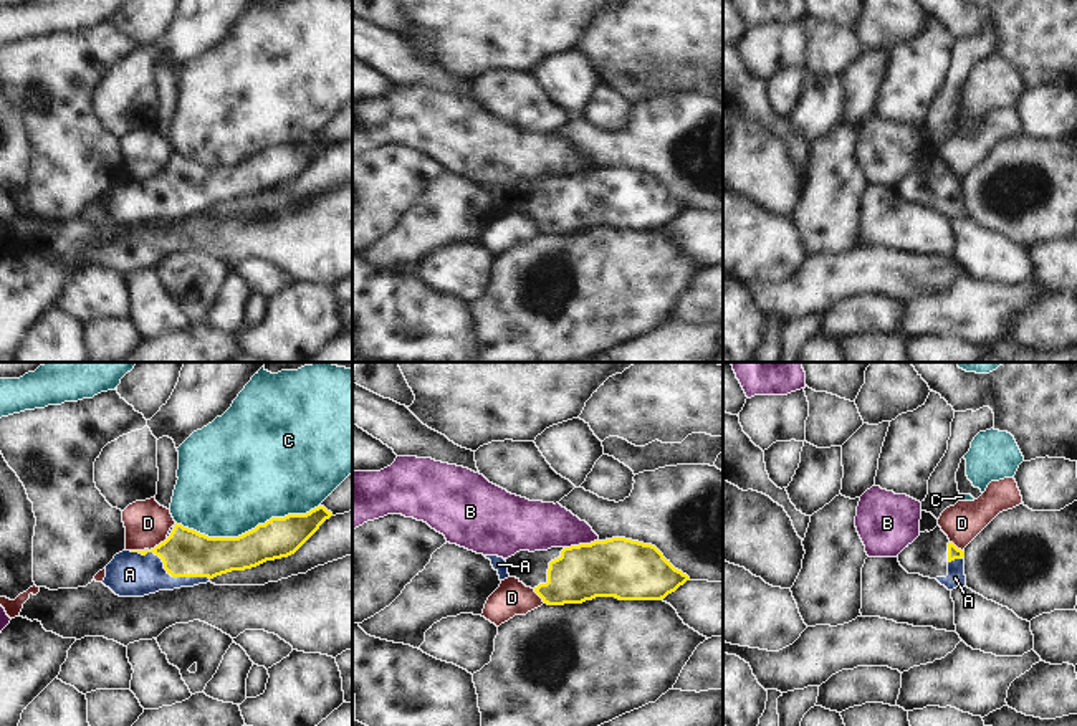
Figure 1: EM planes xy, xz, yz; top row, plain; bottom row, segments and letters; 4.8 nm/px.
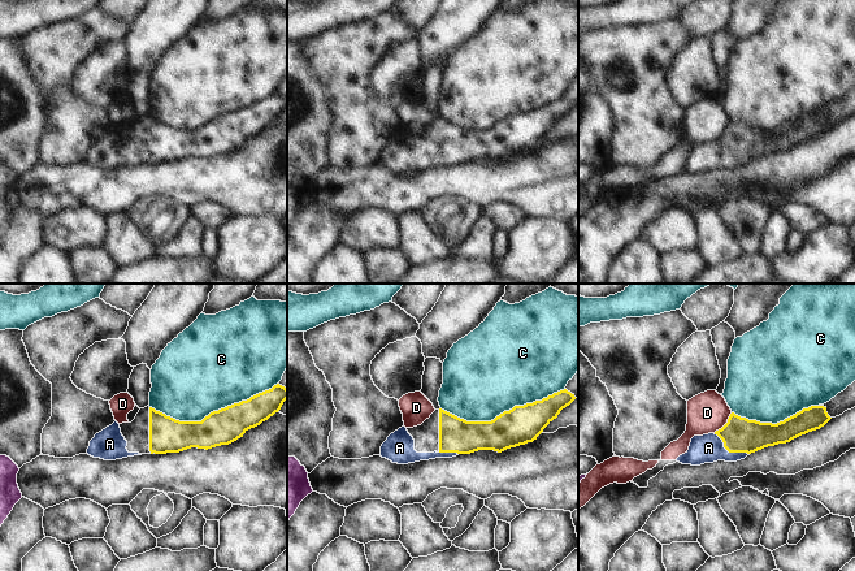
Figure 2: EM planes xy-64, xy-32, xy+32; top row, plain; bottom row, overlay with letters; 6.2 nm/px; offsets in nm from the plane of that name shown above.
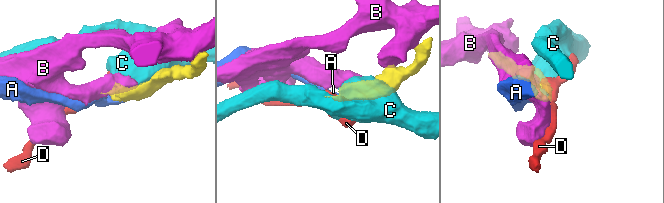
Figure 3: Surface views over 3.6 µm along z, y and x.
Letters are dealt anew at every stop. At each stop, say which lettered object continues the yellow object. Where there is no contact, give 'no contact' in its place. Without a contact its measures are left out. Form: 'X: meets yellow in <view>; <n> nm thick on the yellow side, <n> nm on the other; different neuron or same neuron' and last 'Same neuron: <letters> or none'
A: meets yellow in xy; 240 nm thick on the yellow side, 220 nm on the other; same neuron
B: meets yellow in xz; 300 nm thick on the yellow side, 240 nm on the other; different neuron
C: meets yellow in xy; 200 nm thick on the yellow side, 480 nm on the other; different neuron
D: meets yellow in xy; 240 nm thick on the yellow side, 220 nm on the other; different neuron
Same neuron: A

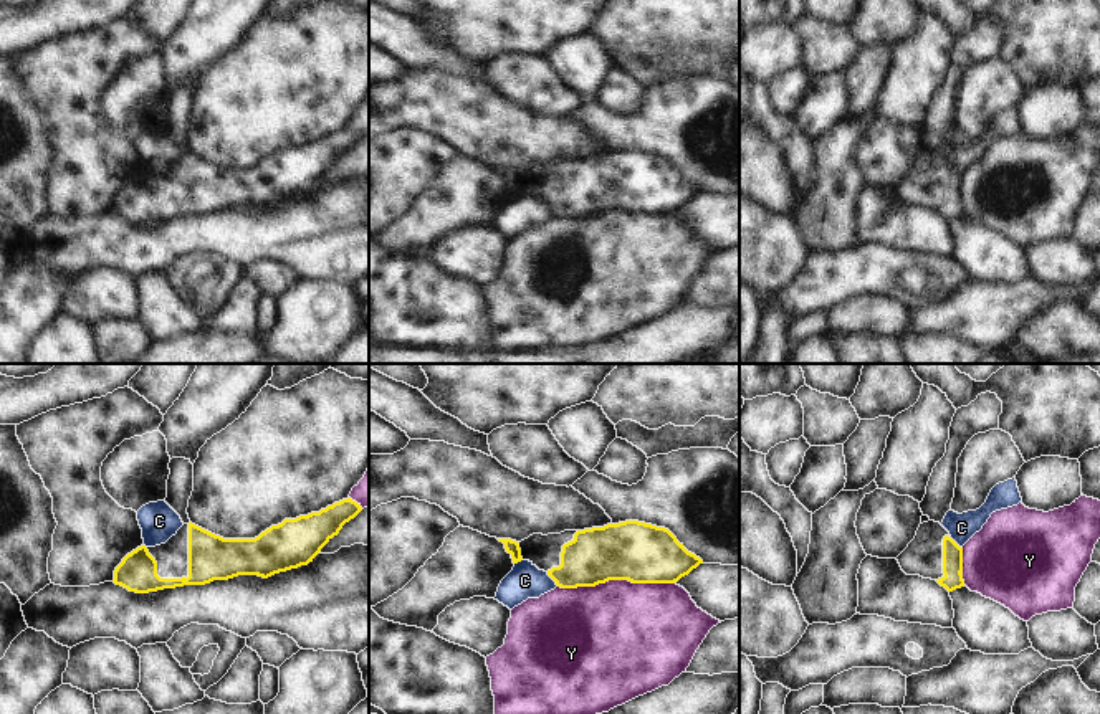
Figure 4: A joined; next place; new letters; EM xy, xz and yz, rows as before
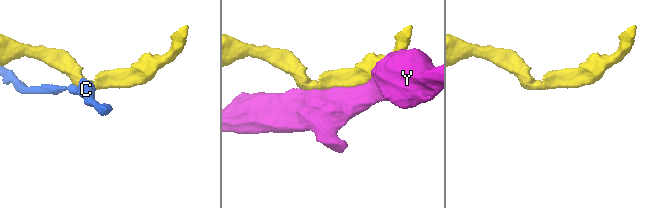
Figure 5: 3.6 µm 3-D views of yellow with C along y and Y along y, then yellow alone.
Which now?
C: meets yellow in xz; 280 nm thick on the yellow side, 170 nm on the other; different neuron
Y: meets yellow in xz; 300 nm thick on the yellow side, 480 nm on the other; different neuron
Same neuron: none

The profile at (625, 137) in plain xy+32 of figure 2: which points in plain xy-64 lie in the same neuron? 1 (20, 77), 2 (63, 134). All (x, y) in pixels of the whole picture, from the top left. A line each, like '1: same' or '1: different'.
1: different
2: same

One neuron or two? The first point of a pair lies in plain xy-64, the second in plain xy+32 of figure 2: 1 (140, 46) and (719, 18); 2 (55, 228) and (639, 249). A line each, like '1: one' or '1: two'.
1: two
2: two

